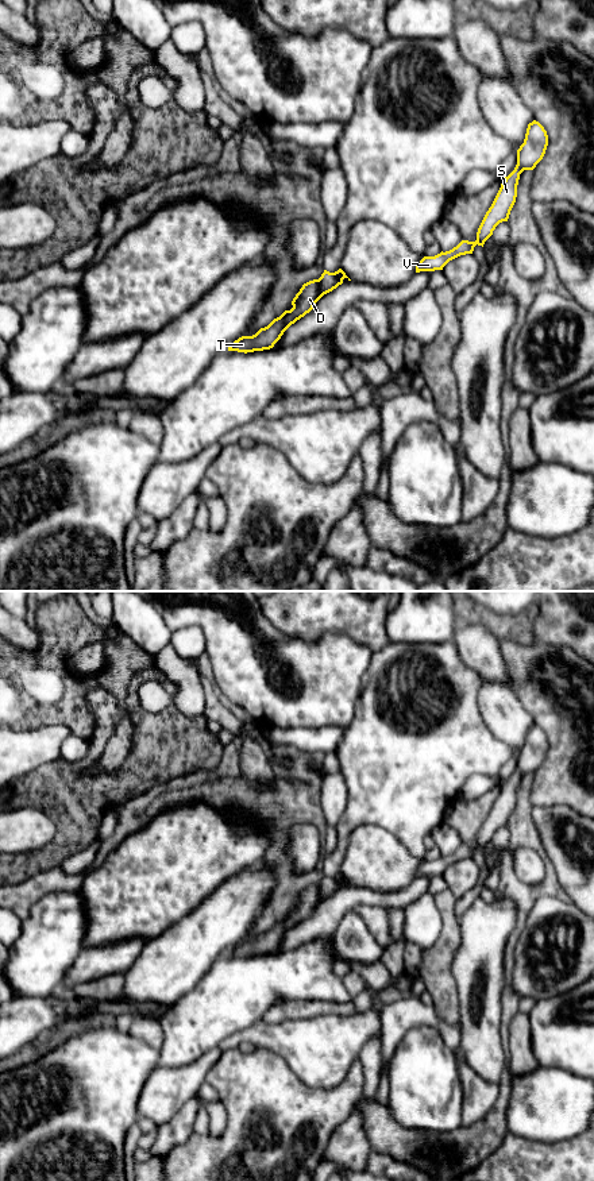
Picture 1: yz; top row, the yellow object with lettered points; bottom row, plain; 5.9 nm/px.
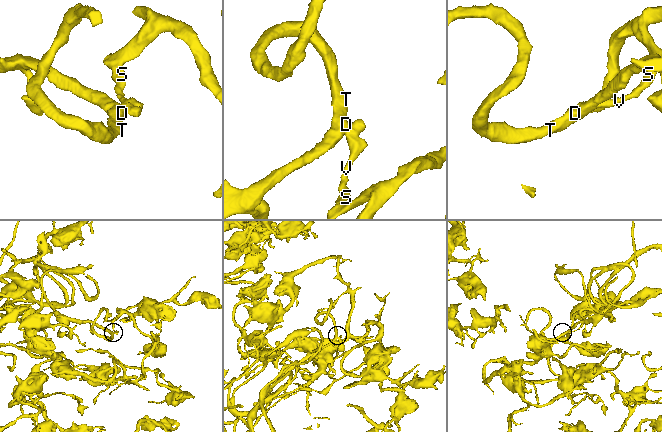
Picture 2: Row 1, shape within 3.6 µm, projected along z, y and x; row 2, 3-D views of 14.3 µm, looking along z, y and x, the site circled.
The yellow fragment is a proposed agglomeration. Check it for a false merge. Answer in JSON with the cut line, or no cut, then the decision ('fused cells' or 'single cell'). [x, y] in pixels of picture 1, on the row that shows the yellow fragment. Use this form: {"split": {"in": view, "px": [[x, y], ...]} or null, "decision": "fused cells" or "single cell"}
{"split": {"in": "yz", "px": [[317, 280], [324, 293]]}, "decision": "fused cells"}

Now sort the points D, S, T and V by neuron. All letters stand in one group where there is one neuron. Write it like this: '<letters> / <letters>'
D T / S V

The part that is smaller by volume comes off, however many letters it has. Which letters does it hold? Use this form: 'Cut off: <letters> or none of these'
Cut off: D, T

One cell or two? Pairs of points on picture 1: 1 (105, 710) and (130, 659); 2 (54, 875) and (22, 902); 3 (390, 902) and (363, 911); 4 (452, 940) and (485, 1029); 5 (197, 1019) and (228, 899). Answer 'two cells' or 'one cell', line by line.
1: two cells
2: one cell
3: two cells
4: two cells
5: two cells

